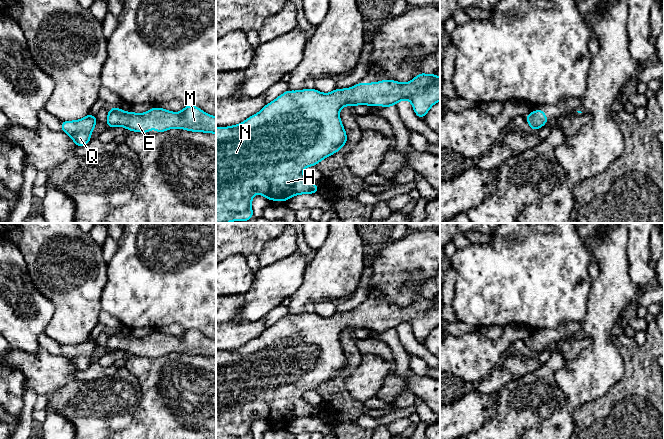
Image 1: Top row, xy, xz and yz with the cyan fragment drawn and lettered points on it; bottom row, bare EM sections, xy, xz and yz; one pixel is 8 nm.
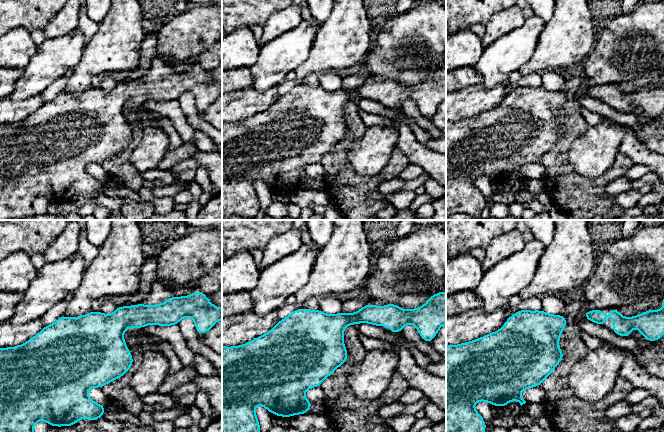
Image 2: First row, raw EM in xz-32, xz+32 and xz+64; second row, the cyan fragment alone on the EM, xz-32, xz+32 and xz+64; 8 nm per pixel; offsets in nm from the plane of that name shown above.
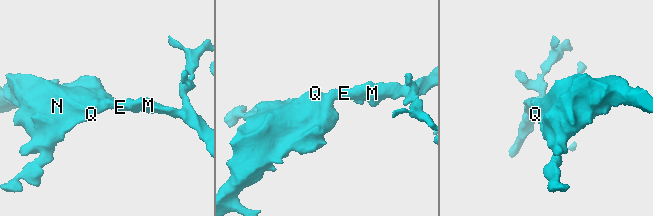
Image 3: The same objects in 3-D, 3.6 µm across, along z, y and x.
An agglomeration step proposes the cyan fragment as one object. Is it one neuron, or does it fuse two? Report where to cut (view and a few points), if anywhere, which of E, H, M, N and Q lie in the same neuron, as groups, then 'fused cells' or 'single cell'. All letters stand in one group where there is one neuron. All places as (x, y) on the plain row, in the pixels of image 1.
cut none; groups E H M N Q; single cell

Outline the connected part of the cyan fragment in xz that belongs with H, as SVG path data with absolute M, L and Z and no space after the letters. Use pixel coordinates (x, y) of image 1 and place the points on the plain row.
M421 296L408 307L389 303L368 308L359 306L354 311L336 312L328 318L306 312L301 315L287 314L244 346L231 351L216 351L216 439L253 439L251 428L255 417L269 425L280 424L283 427L298 418L319 417L320 411L306 403L302 395L339 376L347 367L347 358L339 340L340 333L345 329L354 331L359 328L375 332L381 328L388 332L404 323L411 325L415 338L422 343L433 328L440 325L440 302L435 297L428 299Z

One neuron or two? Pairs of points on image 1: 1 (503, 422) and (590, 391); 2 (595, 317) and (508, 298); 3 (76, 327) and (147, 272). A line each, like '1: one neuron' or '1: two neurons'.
1: two neurons
2: two neurons
3: two neurons

